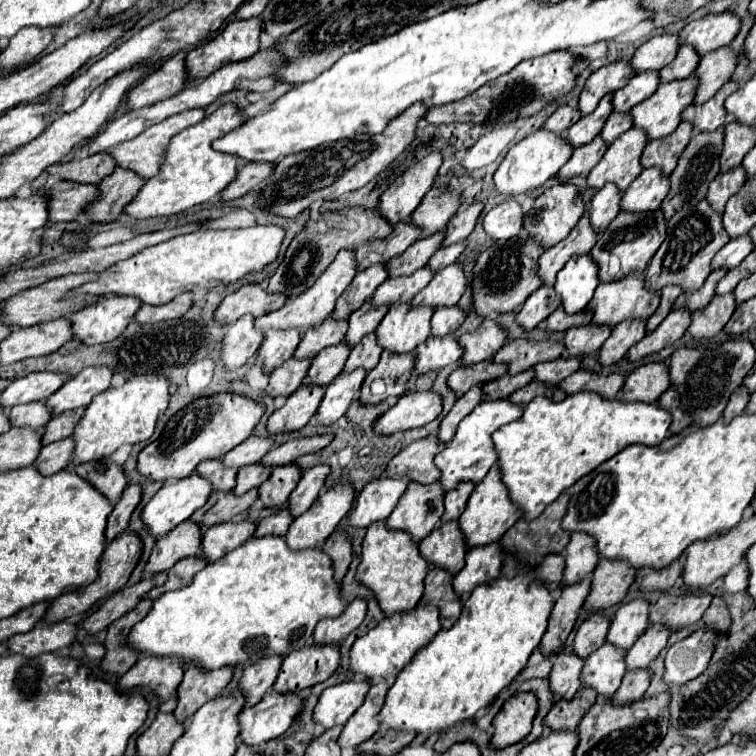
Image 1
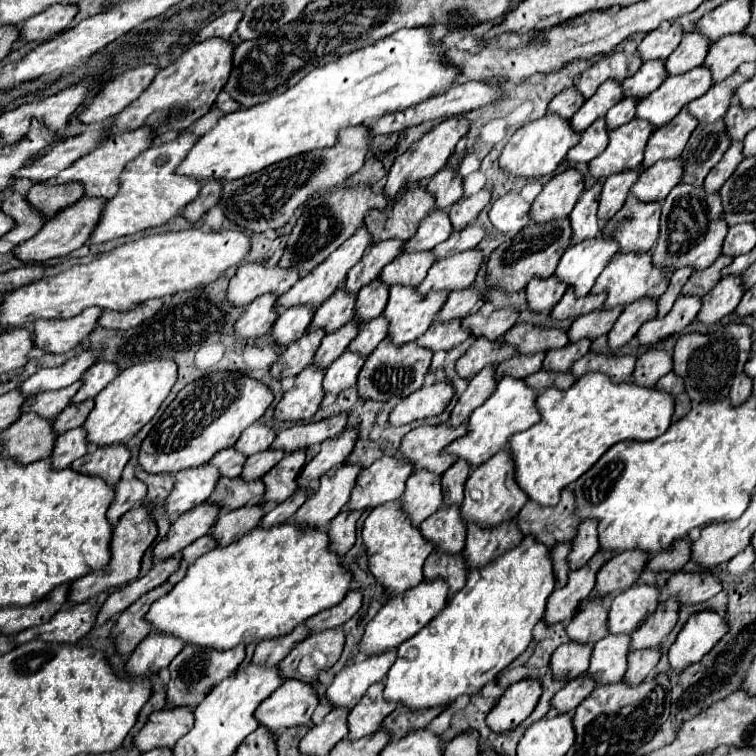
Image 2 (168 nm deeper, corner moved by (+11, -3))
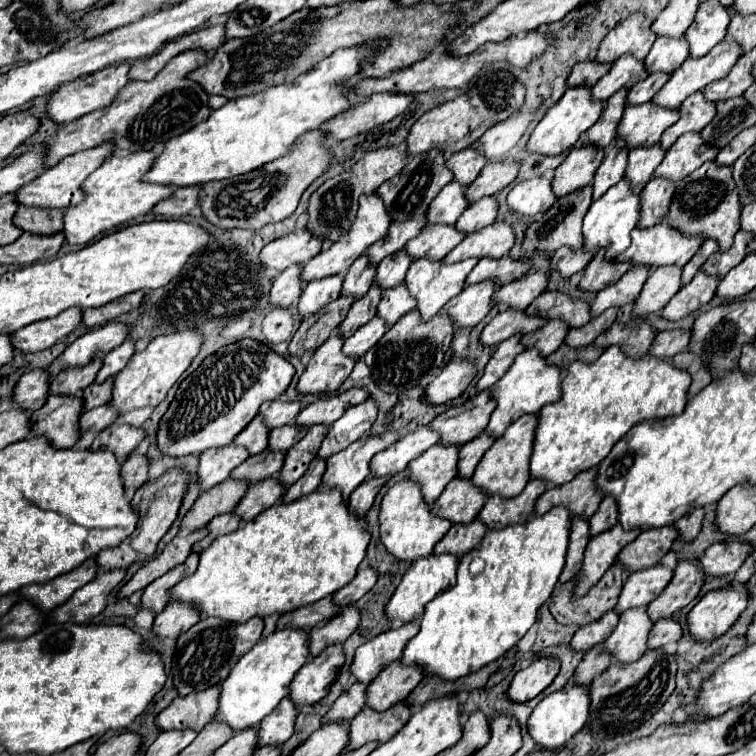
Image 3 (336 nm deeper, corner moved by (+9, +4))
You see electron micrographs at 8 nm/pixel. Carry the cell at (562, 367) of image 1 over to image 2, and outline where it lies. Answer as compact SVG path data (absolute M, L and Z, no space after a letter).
M581 339L577 343L569 343L561 349L549 351L545 355L543 369L547 369L547 371L569 371L571 365L589 351L589 345L591 345L591 339Z

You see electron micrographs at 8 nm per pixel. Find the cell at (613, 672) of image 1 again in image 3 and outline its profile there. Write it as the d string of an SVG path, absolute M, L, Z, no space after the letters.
M631 608L621 614L619 624L611 636L603 642L605 652L609 652L617 662L631 664L643 656L647 650L647 634L651 630L651 620L645 608Z

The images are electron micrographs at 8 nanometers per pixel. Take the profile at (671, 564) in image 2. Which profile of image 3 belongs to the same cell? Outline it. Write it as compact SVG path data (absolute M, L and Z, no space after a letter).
M695 508L693 512L689 512L689 516L683 516L681 520L677 520L677 522L673 524L673 526L677 528L679 538L681 538L683 542L695 540L695 536L697 536L699 530L701 530L703 516L705 516L705 510L703 510L703 508Z

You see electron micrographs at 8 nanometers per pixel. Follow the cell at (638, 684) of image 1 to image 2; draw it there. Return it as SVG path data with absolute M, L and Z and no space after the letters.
M647 647L629 653L629 669L625 673L625 681L633 685L641 683L655 669L659 657L661 657L661 647Z

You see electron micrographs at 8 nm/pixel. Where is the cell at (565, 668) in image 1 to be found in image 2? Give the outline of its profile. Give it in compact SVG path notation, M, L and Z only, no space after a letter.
M569 641L555 649L551 657L551 671L555 679L575 679L589 667L593 647L587 643Z

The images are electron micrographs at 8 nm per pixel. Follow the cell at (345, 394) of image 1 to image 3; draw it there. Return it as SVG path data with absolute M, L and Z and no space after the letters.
M375 316L371 322L361 326L355 334L351 334L343 342L343 354L353 356L353 358L361 358L385 332L387 332L387 326L383 324L383 320L379 320Z

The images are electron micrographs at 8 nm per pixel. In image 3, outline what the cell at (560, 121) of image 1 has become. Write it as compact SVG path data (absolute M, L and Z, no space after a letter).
M593 60L579 62L579 64L573 66L573 70L567 78L567 88L575 88L575 86L591 88L609 72L609 68L611 68L611 64L597 64Z

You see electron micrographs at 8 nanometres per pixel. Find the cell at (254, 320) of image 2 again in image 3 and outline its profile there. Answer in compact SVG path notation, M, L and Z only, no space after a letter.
M291 266L285 272L281 272L269 292L269 304L279 306L279 308L289 308L297 304L301 296L301 282L299 282L301 266Z

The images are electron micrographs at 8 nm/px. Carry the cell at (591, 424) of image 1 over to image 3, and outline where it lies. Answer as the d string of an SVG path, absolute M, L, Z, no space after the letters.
M605 348L593 364L571 362L565 380L561 382L561 398L553 404L547 404L537 414L537 428L529 462L531 478L543 480L549 486L561 486L573 480L579 472L597 466L611 452L615 442L625 436L635 424L641 424L643 420L661 420L681 414L687 404L689 384L691 376L685 370L673 368L669 360L657 360L651 356L631 360L619 348Z

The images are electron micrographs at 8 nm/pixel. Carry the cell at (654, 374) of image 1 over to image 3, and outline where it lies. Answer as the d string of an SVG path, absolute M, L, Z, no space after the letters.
M665 330L659 332L649 348L649 356L659 360L669 360L677 352L685 350L689 344L689 330Z

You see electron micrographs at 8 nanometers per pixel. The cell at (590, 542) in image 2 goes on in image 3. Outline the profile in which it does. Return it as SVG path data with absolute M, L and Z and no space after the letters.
M603 498L597 512L589 518L589 536L597 536L617 524L617 504L613 498Z

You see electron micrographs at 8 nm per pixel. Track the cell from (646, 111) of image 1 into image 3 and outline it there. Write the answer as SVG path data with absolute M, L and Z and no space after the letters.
M725 38L703 58L687 58L651 102L663 108L679 108L687 96L703 90L709 82L727 76L739 56L737 44L731 38Z

